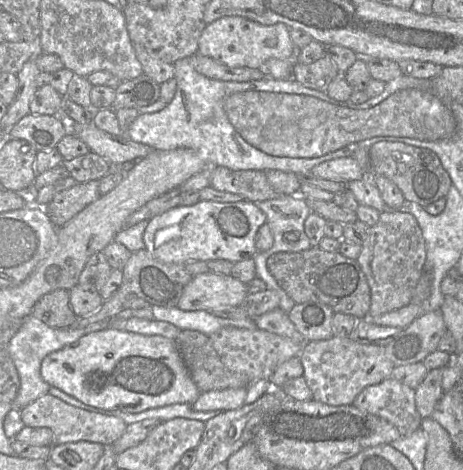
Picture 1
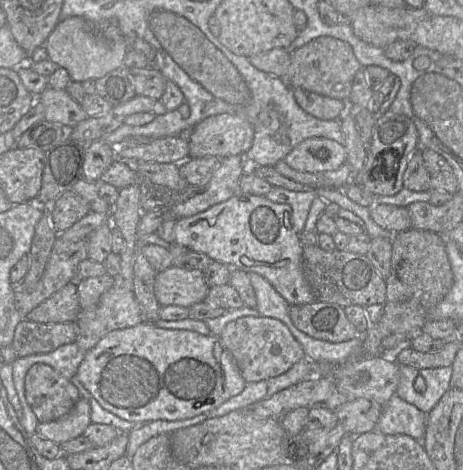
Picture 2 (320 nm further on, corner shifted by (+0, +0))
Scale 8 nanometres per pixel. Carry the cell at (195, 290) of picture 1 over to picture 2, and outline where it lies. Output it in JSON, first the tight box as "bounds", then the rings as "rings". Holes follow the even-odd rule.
{"bounds":[154,266,209,308],"rings":[[[171,266],[155,276],[154,293],[161,306],[190,308],[202,302],[209,289],[203,271],[198,269]]]}

